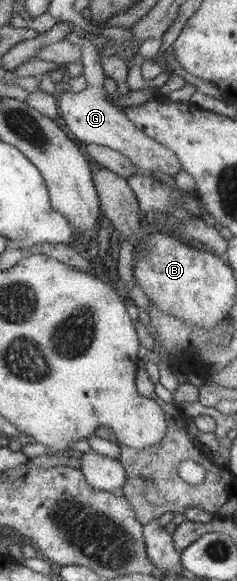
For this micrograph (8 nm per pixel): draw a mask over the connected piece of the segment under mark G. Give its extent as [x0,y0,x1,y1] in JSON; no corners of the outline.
[25,41,181,176]

